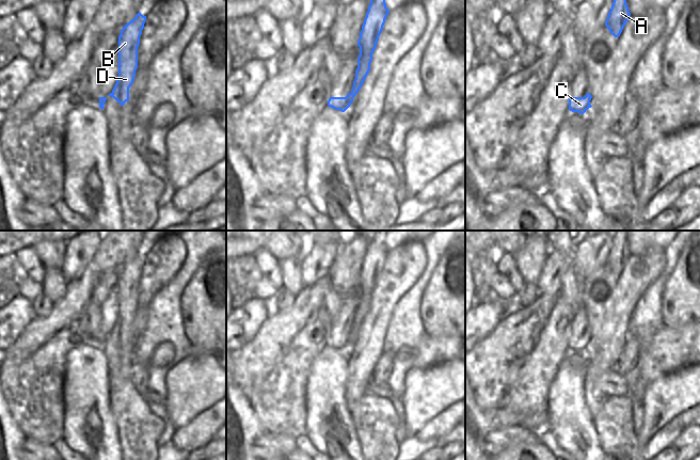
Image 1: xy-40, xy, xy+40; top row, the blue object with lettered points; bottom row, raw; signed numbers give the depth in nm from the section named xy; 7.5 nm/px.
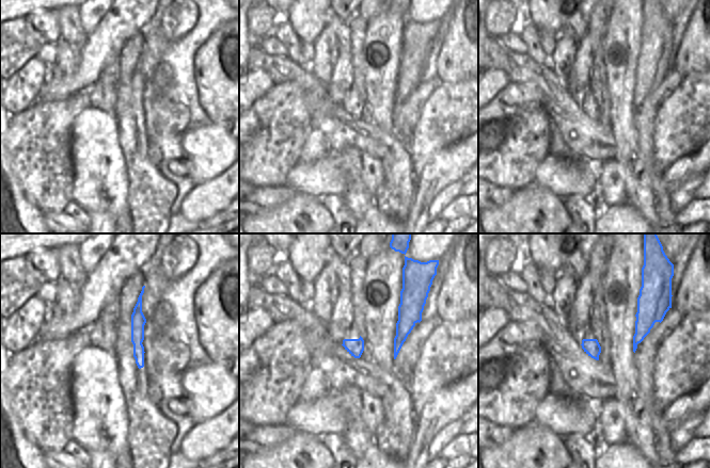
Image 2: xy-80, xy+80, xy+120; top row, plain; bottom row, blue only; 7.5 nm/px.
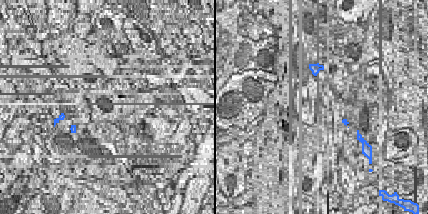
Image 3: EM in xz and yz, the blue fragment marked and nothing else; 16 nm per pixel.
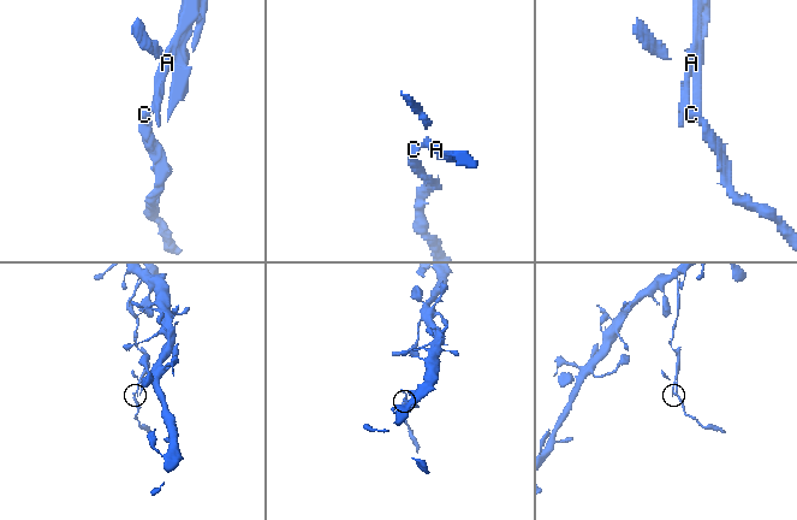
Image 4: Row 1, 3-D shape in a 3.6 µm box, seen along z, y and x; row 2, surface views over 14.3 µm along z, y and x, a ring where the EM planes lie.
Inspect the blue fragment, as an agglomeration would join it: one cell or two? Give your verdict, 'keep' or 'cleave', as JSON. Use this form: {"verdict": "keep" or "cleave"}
{"verdict": "cleave"}

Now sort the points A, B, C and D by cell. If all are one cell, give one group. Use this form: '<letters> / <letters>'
A B D / C

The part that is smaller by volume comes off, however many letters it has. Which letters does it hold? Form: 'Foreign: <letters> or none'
Foreign: C

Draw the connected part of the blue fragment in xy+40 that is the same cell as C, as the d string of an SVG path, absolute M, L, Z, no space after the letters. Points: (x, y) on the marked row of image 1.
M587 93L585 97L570 97L569 98L569 110L572 112L578 112L584 114L589 108L592 106L590 105L591 94Z

